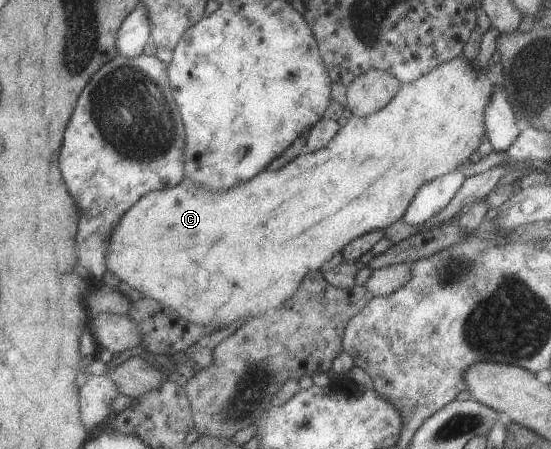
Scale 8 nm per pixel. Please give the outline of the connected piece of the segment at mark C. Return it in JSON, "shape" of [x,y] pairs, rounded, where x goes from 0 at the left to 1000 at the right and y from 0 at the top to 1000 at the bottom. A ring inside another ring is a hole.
{"shape":[[[838,120],[797,140],[759,176],[728,187],[715,216],[686,247],[662,261],[635,258],[584,332],[559,341],[559,345],[537,347],[537,354],[515,376],[483,376],[432,421],[417,421],[407,430],[381,430],[348,403],[336,403],[319,416],[305,419],[305,425],[279,423],[276,430],[269,430],[269,439],[258,439],[236,465],[236,474],[225,479],[214,499],[214,510],[207,514],[207,523],[200,532],[203,541],[194,570],[194,599],[203,601],[240,644],[254,648],[269,664],[298,673],[298,679],[307,679],[343,717],[363,722],[383,742],[414,728],[414,722],[425,719],[432,710],[450,715],[486,690],[508,688],[510,679],[519,677],[537,657],[537,646],[559,606],[574,606],[586,586],[592,586],[608,563],[621,559],[648,528],[679,512],[697,512],[710,497],[726,490],[739,457],[766,412],[813,383],[824,383],[868,332],[868,323],[880,301],[877,252],[893,198],[889,180],[880,169],[884,156],[862,151],[862,138],[853,140],[848,127]]]}

